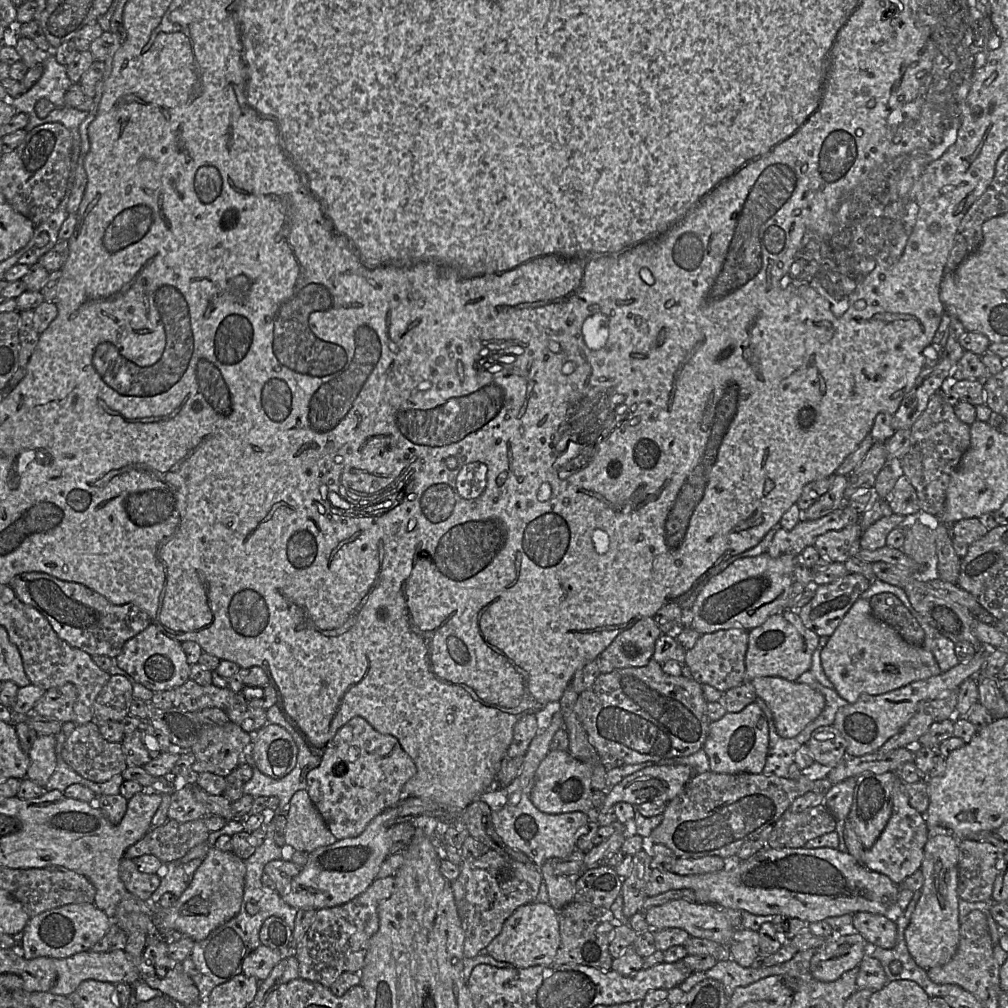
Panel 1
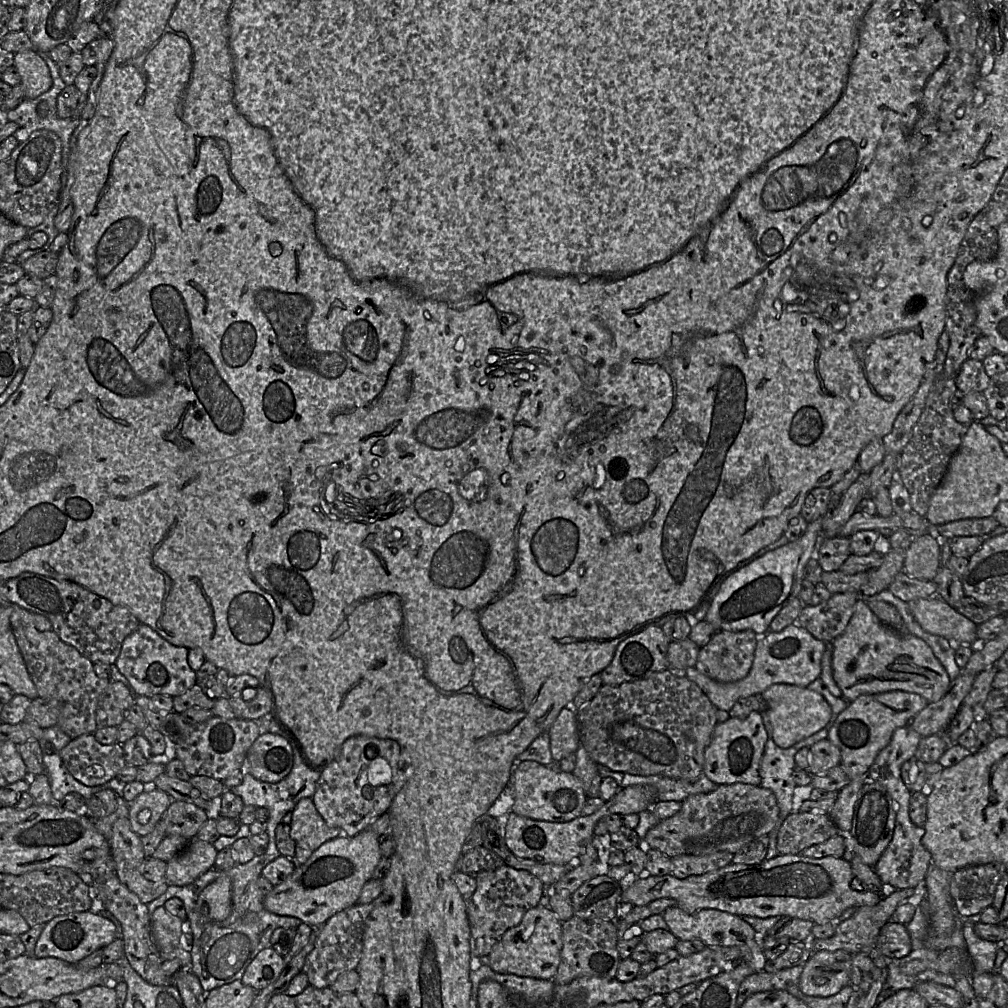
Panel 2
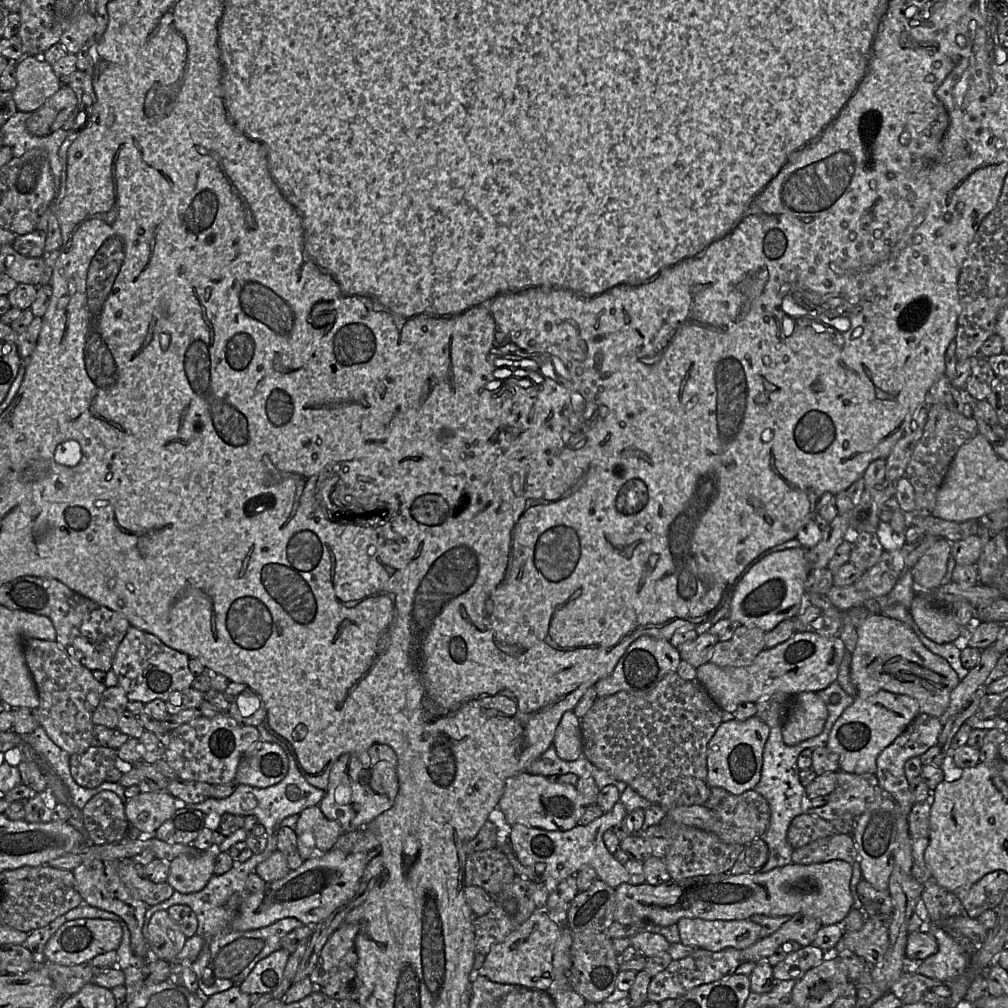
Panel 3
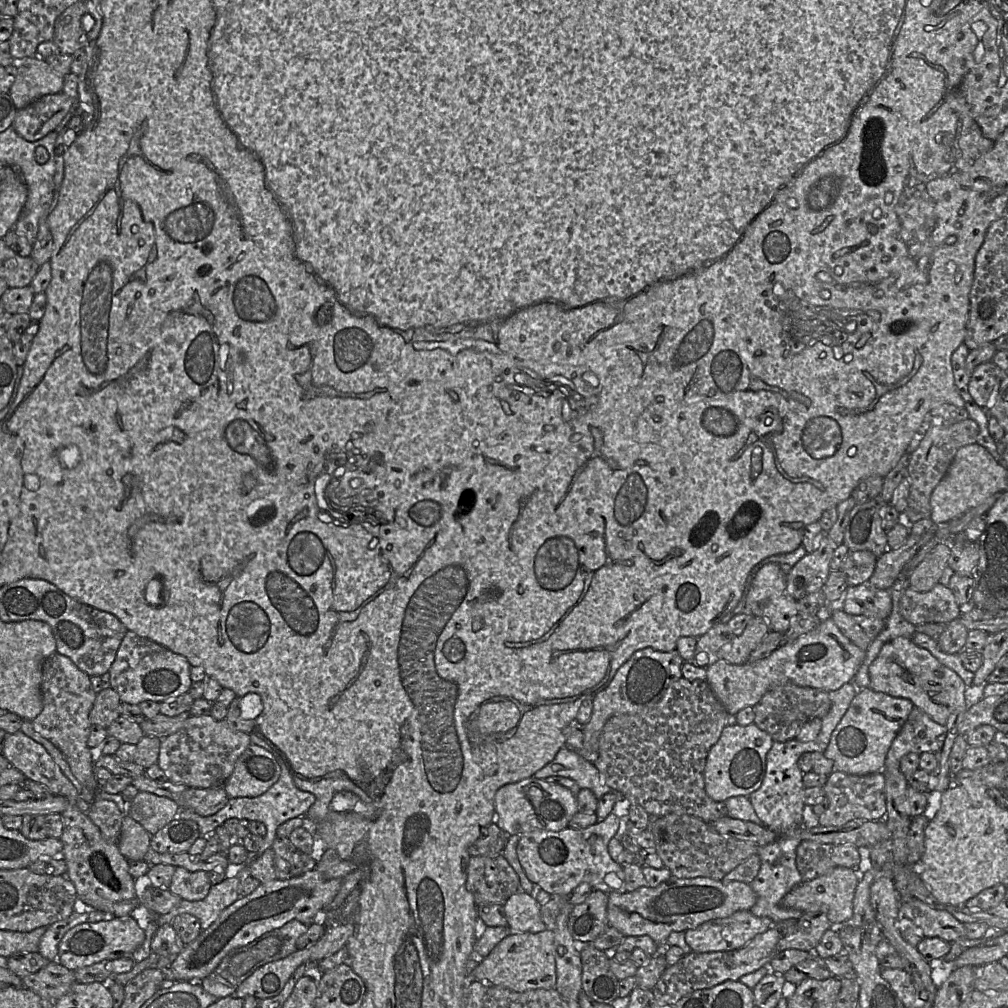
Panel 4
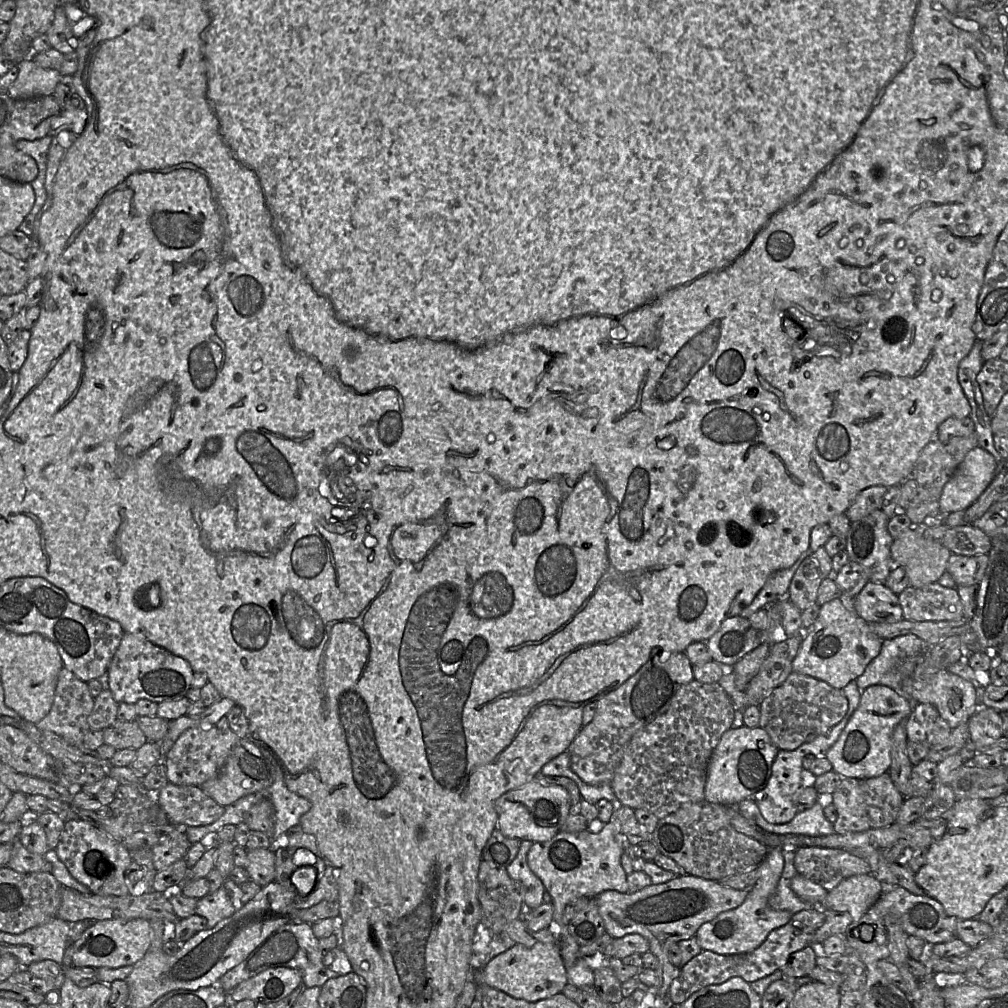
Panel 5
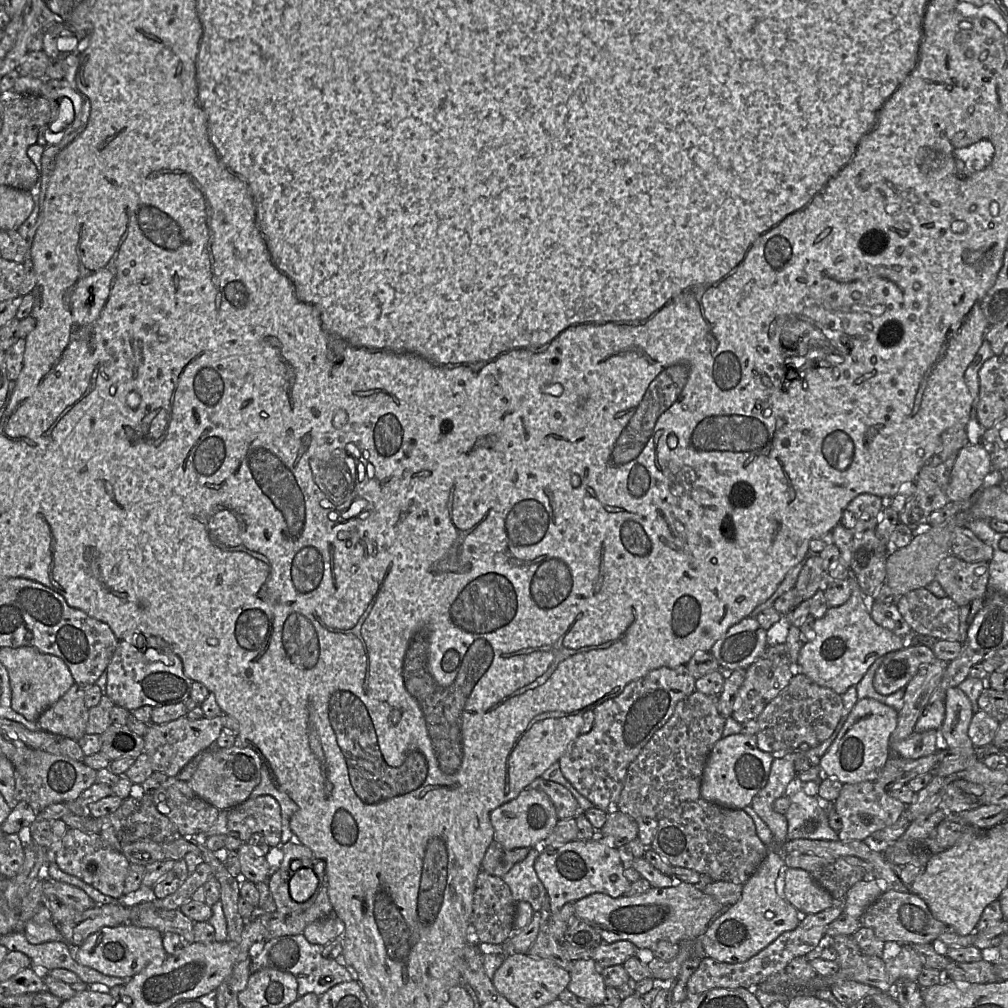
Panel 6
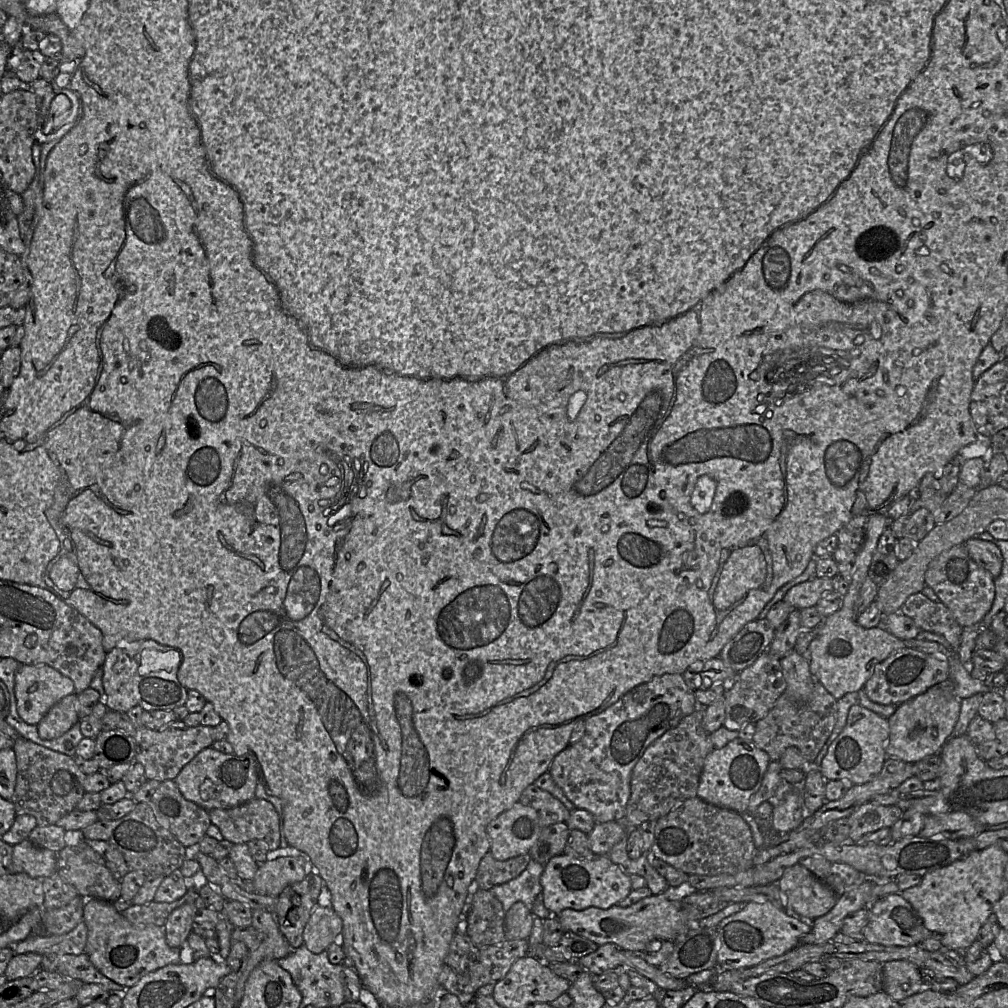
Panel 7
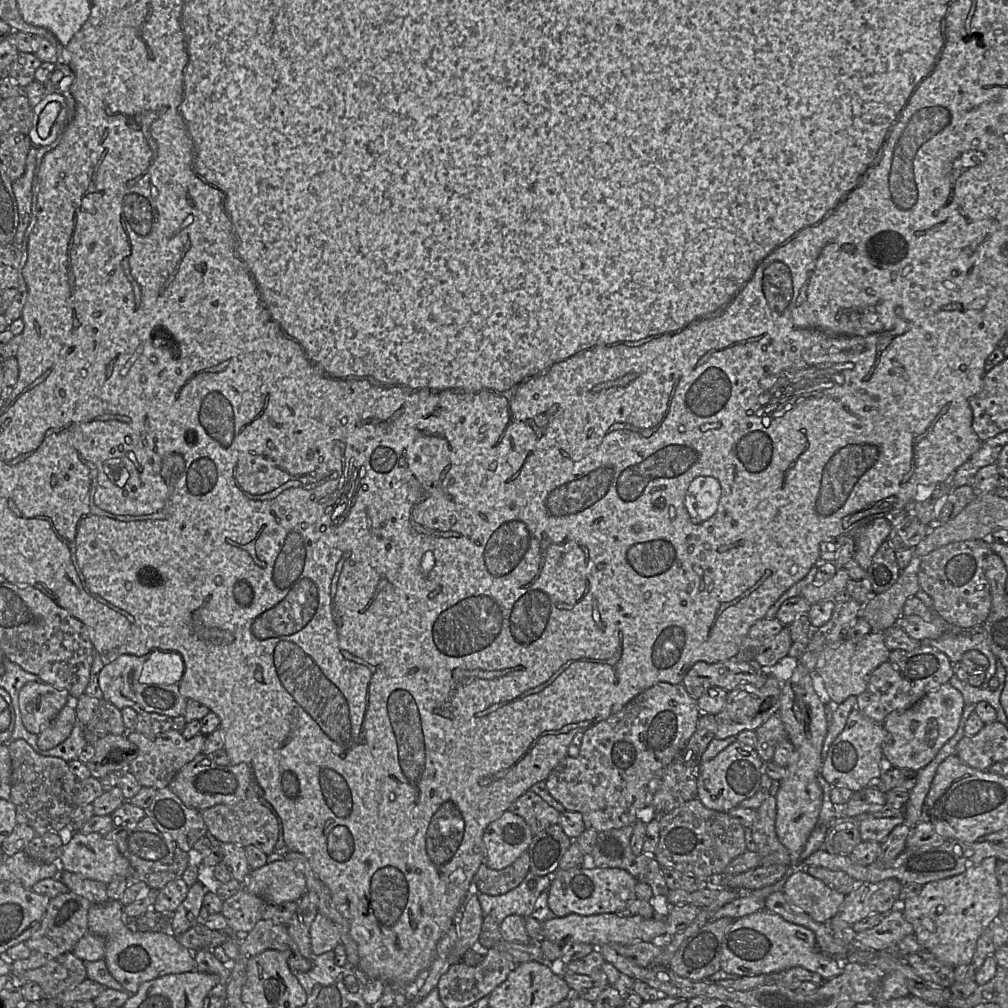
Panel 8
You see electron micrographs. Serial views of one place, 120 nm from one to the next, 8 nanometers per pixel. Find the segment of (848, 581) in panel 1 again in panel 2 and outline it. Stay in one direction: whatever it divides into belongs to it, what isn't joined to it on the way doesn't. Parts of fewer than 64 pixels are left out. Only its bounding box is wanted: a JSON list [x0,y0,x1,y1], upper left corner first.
[797,592,858,642]

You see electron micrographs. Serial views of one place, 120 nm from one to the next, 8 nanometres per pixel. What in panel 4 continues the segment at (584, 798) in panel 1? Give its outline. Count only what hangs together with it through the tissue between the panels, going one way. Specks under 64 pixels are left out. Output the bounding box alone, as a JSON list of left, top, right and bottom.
[494,776,578,835]

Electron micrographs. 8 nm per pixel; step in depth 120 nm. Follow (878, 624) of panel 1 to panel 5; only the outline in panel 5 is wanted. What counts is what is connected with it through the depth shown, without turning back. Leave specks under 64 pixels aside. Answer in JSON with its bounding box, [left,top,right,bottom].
[902,670,977,730]

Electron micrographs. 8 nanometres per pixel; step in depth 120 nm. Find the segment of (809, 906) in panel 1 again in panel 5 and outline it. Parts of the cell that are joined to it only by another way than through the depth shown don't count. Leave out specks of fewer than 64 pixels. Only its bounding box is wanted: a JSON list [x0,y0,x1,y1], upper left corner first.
[595,874,883,998]

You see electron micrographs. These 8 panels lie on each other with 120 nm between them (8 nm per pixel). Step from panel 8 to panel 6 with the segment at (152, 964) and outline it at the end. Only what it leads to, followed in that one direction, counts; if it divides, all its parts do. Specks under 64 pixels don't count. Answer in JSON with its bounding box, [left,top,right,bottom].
[76,925,164,977]

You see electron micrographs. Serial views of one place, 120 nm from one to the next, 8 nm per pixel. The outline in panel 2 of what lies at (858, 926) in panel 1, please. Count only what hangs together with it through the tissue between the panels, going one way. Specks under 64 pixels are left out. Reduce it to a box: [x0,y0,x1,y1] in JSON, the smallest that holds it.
[876,921,911,958]

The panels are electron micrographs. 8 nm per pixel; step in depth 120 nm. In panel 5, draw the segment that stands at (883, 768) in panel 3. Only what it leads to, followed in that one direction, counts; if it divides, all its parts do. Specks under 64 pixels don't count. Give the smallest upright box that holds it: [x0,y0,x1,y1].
[906,703,951,746]

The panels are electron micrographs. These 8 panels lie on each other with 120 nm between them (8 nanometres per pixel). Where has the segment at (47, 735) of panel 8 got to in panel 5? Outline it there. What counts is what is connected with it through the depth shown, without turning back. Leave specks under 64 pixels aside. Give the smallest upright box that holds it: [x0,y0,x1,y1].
[35,667,94,744]

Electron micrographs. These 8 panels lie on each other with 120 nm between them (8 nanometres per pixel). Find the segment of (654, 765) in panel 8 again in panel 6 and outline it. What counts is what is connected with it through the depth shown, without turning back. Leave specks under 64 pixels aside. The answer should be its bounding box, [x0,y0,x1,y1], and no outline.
[558,665,696,813]

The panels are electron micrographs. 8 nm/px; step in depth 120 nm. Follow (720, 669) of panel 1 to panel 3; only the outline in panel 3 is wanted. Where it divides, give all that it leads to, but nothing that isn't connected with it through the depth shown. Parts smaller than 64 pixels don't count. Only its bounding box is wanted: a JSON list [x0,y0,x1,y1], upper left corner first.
[709,625,765,667]

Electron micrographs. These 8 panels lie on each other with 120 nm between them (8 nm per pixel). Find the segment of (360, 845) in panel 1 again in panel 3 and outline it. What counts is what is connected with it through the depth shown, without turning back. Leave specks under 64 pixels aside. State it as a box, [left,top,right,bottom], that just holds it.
[233,849,367,931]

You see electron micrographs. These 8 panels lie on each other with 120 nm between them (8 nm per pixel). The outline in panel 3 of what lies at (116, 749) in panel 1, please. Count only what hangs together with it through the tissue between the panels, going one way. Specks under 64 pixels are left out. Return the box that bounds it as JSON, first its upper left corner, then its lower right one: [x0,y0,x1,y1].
[70,746,117,789]

